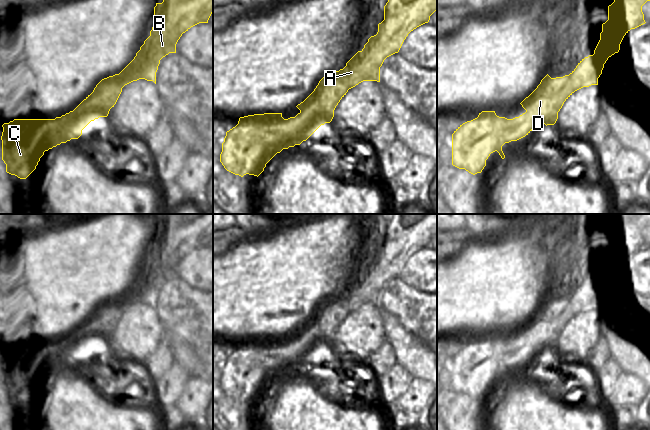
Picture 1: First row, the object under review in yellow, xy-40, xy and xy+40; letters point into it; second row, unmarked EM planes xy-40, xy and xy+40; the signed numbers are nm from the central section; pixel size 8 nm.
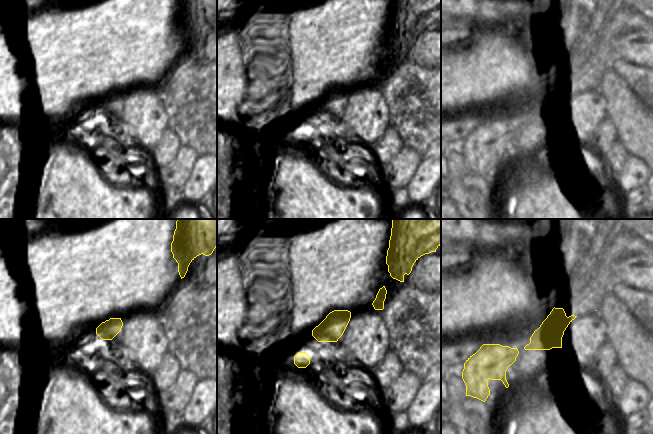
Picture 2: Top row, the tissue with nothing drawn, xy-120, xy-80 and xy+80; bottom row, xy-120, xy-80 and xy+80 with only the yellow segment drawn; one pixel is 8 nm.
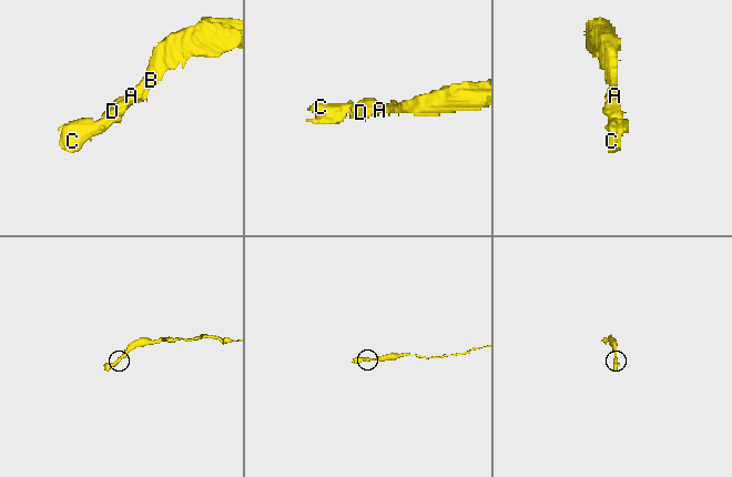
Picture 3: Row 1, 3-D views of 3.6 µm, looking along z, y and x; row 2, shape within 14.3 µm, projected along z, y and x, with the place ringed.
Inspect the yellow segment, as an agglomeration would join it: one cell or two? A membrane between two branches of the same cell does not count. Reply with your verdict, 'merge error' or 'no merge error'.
no merge error

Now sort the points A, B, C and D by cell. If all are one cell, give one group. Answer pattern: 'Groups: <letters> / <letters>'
Groups: A B C D

